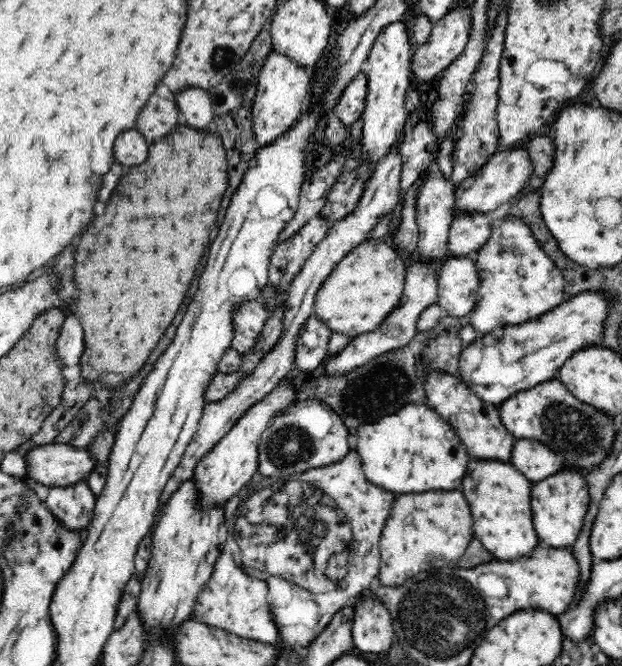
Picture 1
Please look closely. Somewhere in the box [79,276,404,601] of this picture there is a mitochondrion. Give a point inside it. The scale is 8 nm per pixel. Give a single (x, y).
(290, 445)

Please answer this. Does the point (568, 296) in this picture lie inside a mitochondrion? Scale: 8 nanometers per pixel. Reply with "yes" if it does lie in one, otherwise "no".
no

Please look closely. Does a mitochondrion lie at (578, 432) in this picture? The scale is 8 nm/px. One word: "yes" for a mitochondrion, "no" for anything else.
yes

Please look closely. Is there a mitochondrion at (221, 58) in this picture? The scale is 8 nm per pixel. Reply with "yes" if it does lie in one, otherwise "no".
yes

